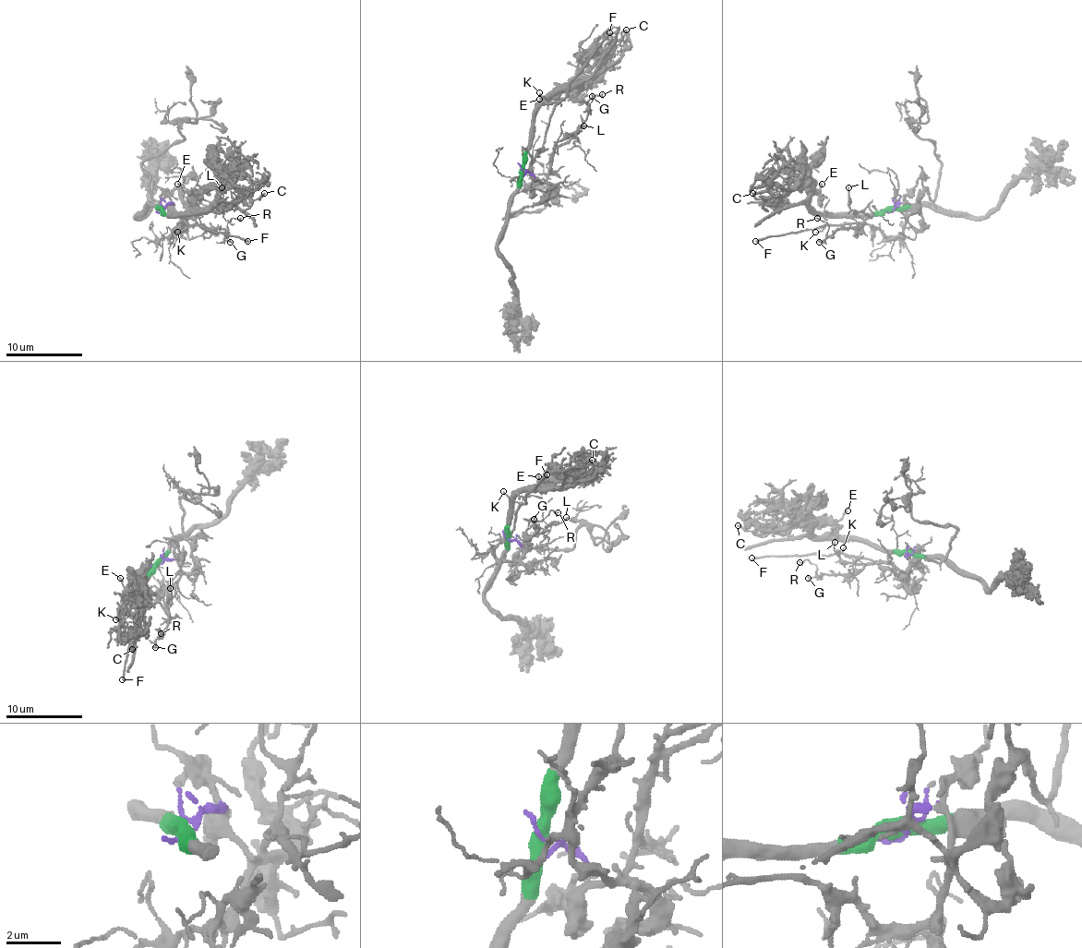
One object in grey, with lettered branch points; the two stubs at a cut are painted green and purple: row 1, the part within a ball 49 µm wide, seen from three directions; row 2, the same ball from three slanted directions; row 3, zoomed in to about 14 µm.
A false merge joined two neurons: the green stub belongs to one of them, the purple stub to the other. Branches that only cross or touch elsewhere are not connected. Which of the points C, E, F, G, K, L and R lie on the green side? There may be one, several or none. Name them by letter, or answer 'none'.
C, E

